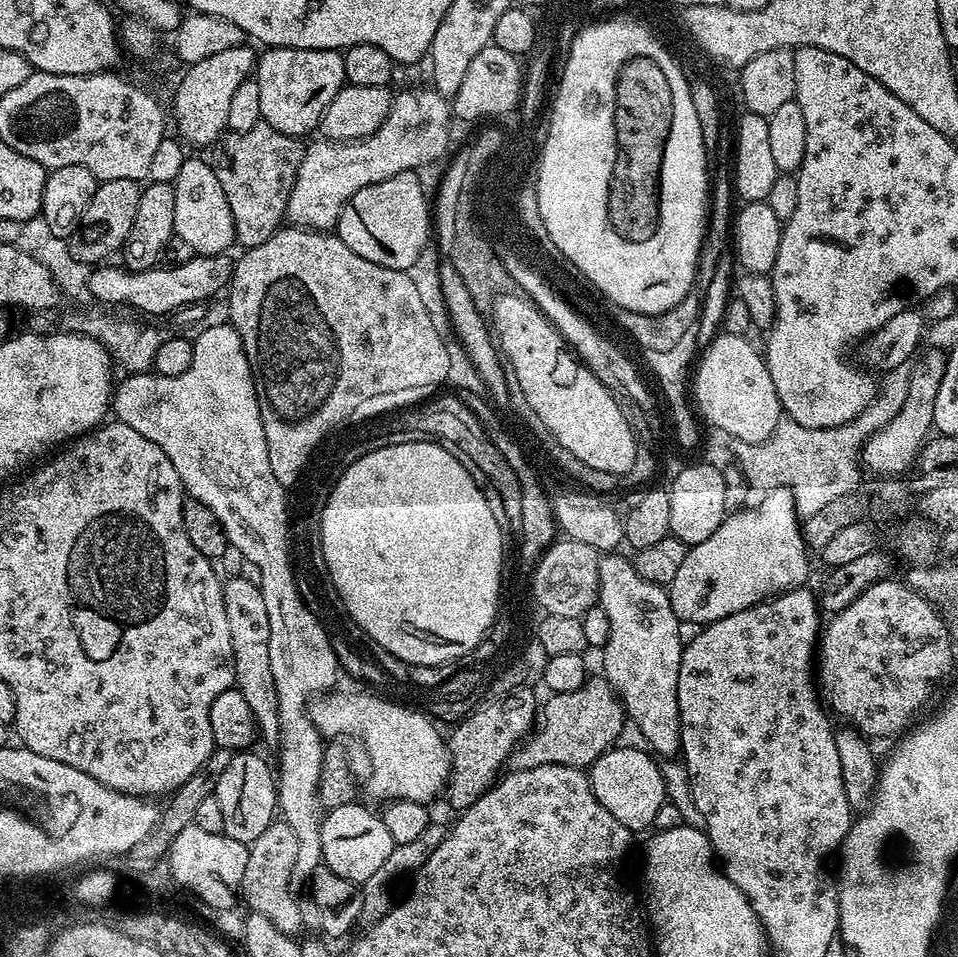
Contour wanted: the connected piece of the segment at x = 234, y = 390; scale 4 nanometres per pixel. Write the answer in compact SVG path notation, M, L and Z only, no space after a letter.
M231 323L212 324L200 337L192 340L194 362L190 370L177 376L144 374L139 377L140 392L128 392L124 384L117 383L110 397L110 408L121 424L138 430L150 438L154 446L162 446L162 454L174 462L178 478L191 499L202 502L222 522L228 543L241 557L258 566L262 598L266 601L266 614L270 618L270 670L274 674L274 690L278 690L278 726L280 727L280 768L275 773L276 802L279 815L298 837L298 851L294 857L294 870L290 874L293 889L300 890L311 881L316 868L321 867L322 809L320 806L320 775L326 755L325 737L314 726L310 715L310 701L335 689L338 661L330 638L319 618L300 604L288 569L285 531L288 527L287 498L283 486L270 470L270 450L266 450L266 430L262 430L262 414L256 397L256 383L242 346L242 338Z

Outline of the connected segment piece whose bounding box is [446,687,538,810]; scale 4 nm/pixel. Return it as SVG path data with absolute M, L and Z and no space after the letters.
M527 687L499 698L489 698L480 704L447 737L450 771L446 785L448 804L455 810L468 808L482 794L486 794L501 775L503 764L509 763L511 754L521 740L533 731L538 715L538 700L528 693Z

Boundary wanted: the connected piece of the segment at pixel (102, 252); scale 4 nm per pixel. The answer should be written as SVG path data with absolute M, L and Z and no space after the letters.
M114 178L97 183L94 198L90 198L90 206L86 206L86 214L82 214L76 233L67 239L70 254L79 264L100 266L107 256L112 256L123 249L126 238L130 234L130 226L134 226L134 214L138 214L138 198L141 185L134 180Z

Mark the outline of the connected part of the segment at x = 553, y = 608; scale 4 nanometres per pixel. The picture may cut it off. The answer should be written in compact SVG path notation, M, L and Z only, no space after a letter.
M557 539L540 557L531 573L530 585L534 596L543 600L550 616L581 617L586 610L597 607L600 598L598 570L601 553L595 552L586 542Z

